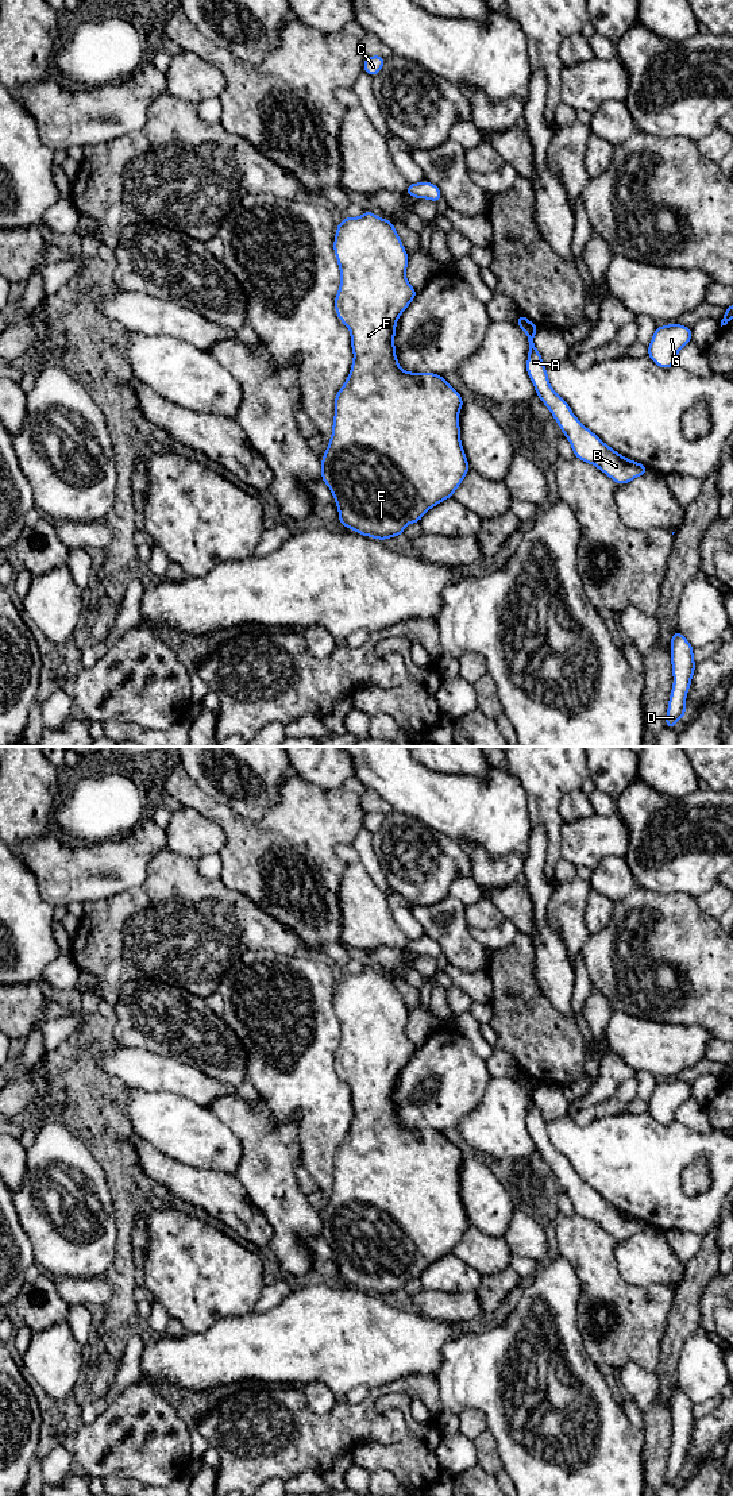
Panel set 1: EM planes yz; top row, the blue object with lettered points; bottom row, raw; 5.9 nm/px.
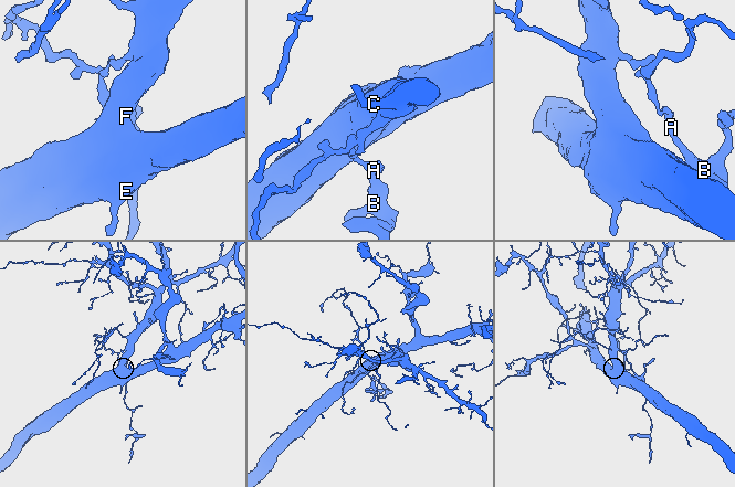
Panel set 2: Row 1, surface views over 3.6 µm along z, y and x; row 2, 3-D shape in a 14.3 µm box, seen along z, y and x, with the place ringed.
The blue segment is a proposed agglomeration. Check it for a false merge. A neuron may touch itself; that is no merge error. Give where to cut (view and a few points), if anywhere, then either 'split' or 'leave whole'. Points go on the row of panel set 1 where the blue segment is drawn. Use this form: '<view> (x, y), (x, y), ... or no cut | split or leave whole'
yz (532, 323), (535, 334) | split

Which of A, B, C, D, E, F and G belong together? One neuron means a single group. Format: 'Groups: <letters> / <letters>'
Groups: A B D G / C E F

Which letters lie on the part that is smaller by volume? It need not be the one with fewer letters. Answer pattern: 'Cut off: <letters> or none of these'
Cut off: A, B, D, G

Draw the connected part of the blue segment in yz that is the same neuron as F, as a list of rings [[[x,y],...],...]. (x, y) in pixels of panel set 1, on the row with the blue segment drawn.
[[[370,211],[360,217],[346,216],[336,227],[333,251],[340,269],[335,311],[350,329],[354,360],[348,378],[335,397],[332,436],[321,458],[321,479],[333,494],[340,525],[383,541],[404,535],[408,524],[420,523],[427,510],[452,497],[470,471],[458,423],[464,401],[444,377],[405,371],[397,360],[397,320],[416,298],[417,290],[406,281],[408,252],[394,223]]]

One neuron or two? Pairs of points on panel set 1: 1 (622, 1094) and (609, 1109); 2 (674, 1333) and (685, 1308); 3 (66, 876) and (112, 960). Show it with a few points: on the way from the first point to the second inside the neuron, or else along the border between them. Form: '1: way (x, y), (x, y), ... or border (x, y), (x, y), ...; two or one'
1: border (613, 1095), (625, 1102), (636, 1098); two
2: way (679, 1327), (685, 1314); one
3: border (115, 894), (107, 898), (89, 899), (84, 903); two

